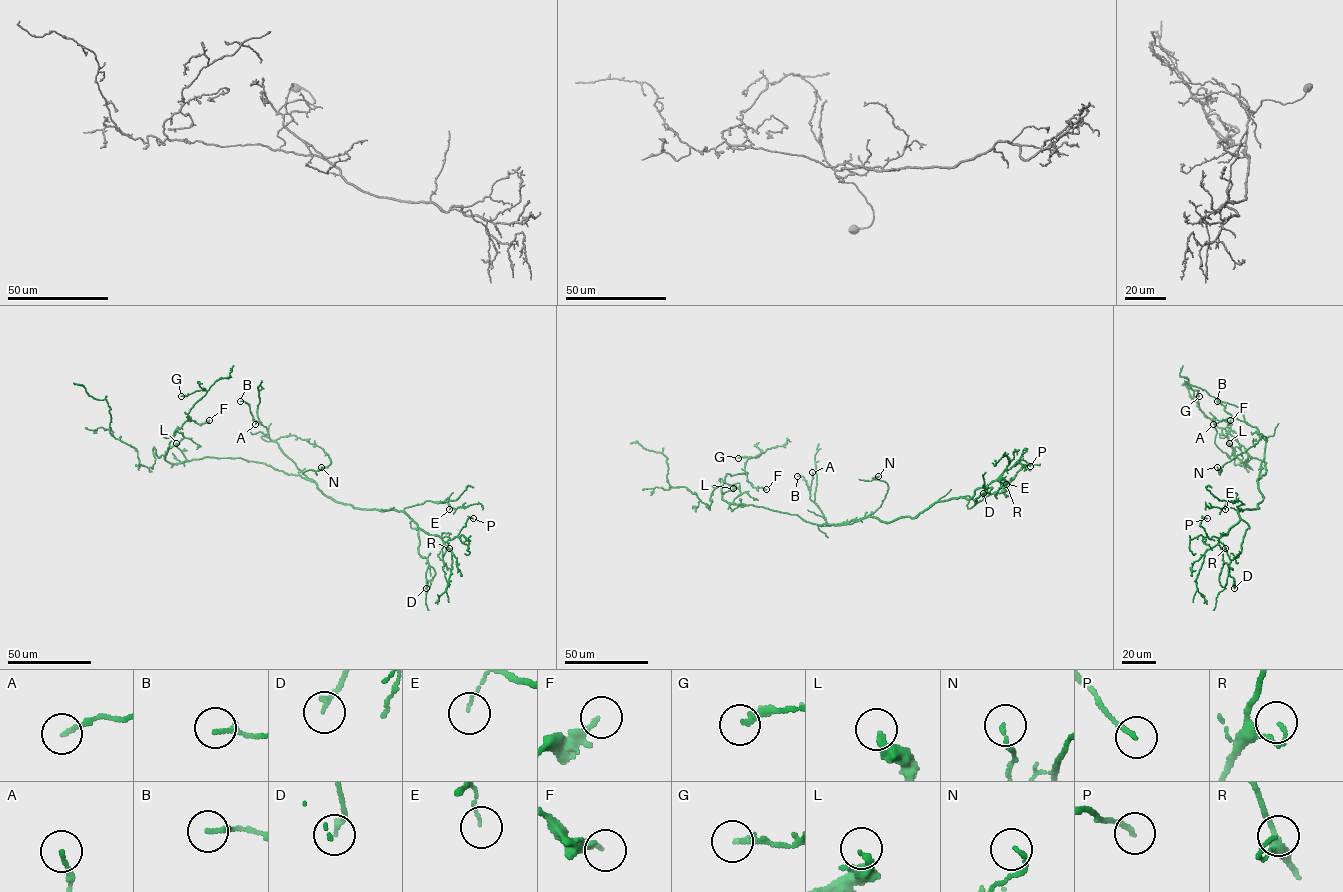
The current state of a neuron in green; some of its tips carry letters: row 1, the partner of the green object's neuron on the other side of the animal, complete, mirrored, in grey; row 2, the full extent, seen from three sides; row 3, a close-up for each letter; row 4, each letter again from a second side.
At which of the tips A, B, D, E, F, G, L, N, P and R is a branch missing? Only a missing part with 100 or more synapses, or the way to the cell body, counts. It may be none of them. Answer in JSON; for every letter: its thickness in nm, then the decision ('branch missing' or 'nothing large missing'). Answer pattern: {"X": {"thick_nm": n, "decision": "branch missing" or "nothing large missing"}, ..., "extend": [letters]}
{"A": {"thick_nm": 150, "decision": "nothing large missing"}, "B": {"thick_nm": 170, "decision": "nothing large missing"}, "D": {"thick_nm": 170, "decision": "nothing large missing"}, "E": {"thick_nm": 100, "decision": "nothing large missing"}, "F": {"thick_nm": 200, "decision": "nothing large missing"}, "G": {"thick_nm": 240, "decision": "nothing large missing"}, "L": {"thick_nm": 320, "decision": "nothing large missing"}, "N": {"thick_nm": 110, "decision": "nothing large missing"}, "P": {"thick_nm": 180, "decision": "nothing large missing"}, "R": {"thick_nm": 110, "decision": "nothing large missing"}, "extend": []}

